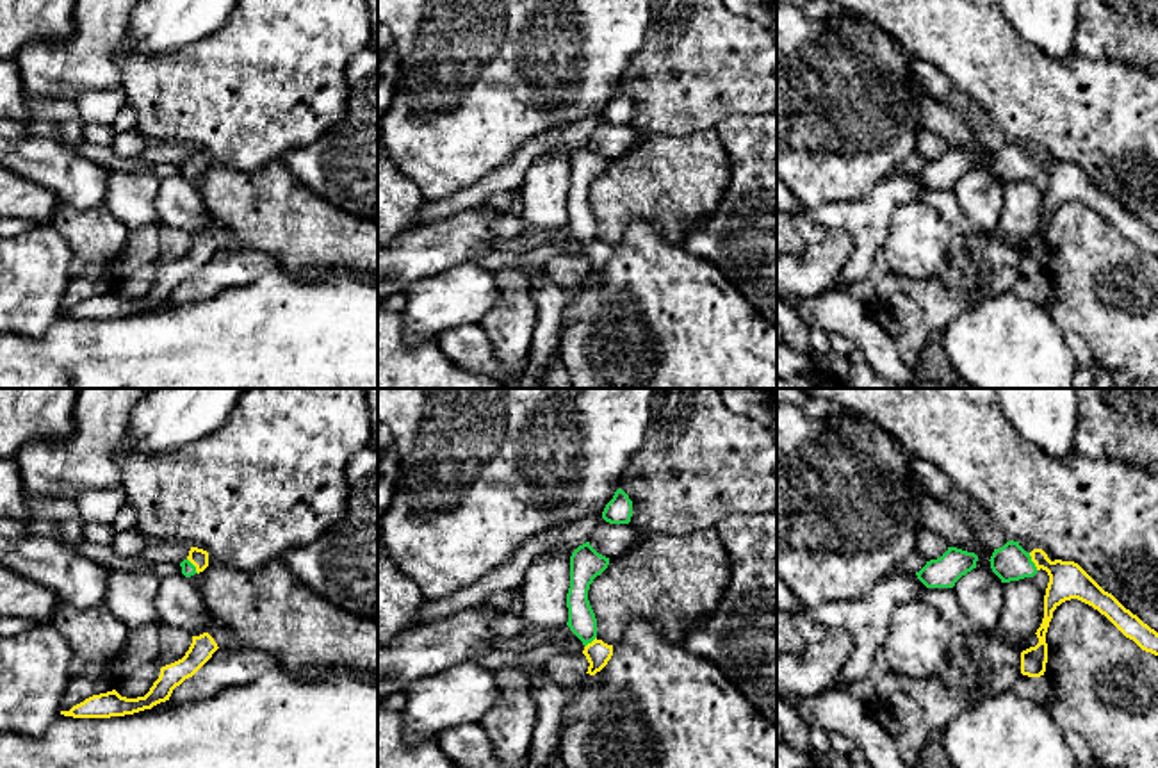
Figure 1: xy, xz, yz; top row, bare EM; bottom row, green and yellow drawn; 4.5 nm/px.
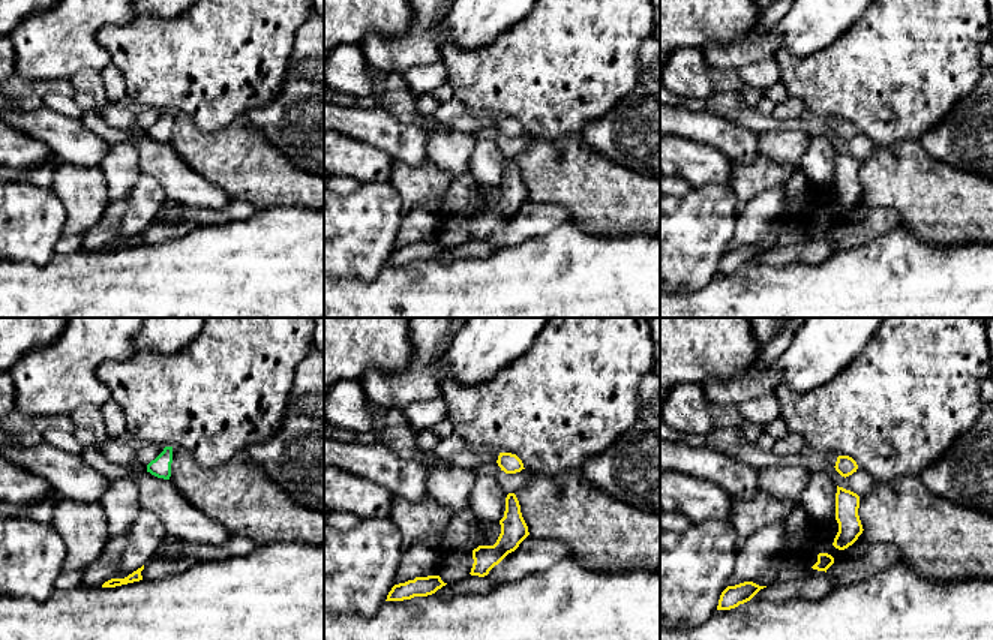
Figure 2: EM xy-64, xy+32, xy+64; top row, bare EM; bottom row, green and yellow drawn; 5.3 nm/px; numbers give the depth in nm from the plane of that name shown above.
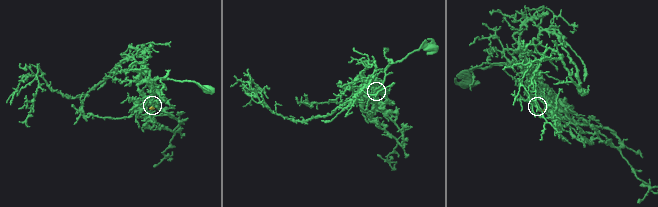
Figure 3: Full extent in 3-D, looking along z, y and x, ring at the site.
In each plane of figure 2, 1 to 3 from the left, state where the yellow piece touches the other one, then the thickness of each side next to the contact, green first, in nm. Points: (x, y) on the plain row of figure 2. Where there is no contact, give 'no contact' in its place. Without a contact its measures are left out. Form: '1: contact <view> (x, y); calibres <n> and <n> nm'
1: no contact
2: no contact
3: no contact

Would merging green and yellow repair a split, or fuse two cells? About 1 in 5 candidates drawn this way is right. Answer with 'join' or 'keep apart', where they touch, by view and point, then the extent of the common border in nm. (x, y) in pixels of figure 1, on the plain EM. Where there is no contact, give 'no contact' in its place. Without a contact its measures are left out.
join; contact yz (1032, 163); length 90 nm

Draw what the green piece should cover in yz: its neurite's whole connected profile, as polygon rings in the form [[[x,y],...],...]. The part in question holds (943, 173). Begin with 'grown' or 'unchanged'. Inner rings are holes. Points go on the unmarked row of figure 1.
unchanged; [[[948,148],[941,159],[926,162],[916,176],[926,189],[953,189],[962,176],[976,169],[976,162],[975,153]]]

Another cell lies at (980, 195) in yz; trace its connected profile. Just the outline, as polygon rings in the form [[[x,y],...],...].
[[[985,169],[962,176],[953,192],[967,221],[983,232],[992,232],[1005,203],[1005,184]]]

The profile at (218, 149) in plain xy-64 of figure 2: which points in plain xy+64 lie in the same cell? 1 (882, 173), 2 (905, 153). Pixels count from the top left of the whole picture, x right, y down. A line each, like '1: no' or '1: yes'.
1: yes
2: yes

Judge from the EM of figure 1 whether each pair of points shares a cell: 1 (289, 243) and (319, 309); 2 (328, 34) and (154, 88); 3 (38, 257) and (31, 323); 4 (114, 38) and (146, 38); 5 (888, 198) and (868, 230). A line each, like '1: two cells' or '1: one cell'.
1: two cells
2: one cell
3: one cell
4: two cells
5: one cell

